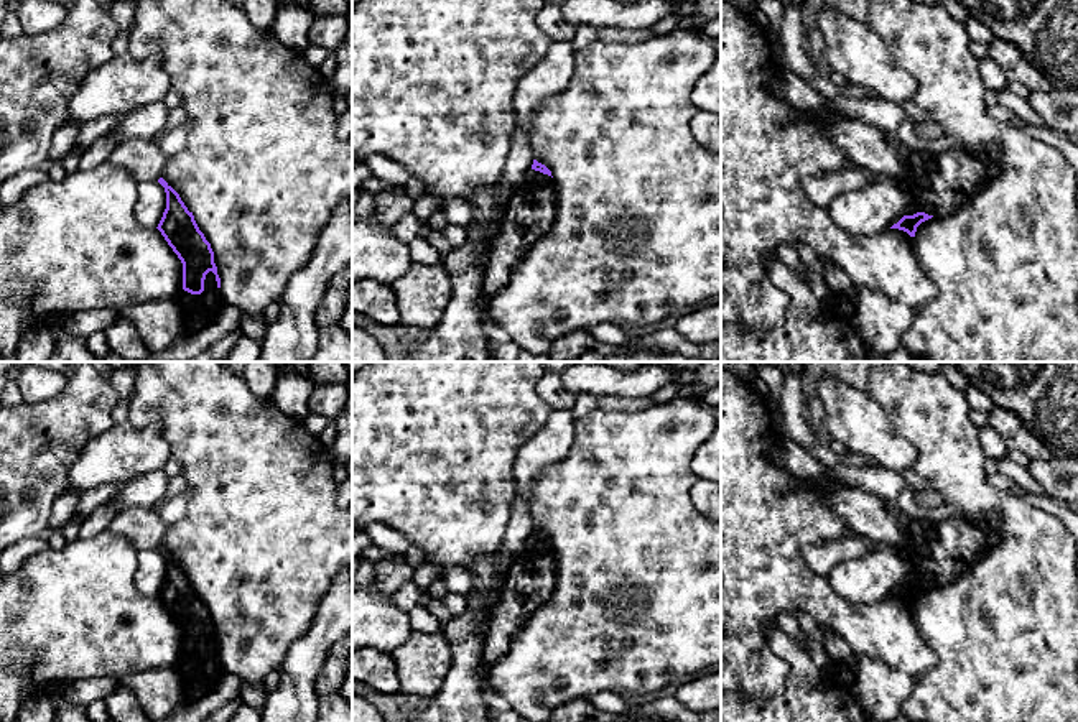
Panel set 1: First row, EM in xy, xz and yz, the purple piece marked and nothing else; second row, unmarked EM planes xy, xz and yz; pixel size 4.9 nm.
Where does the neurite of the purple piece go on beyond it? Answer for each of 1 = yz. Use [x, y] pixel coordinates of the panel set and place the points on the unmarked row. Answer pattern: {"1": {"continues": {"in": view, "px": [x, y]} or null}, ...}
{"1": {"continues": {"in": "yz", "px": [940, 551]}}}

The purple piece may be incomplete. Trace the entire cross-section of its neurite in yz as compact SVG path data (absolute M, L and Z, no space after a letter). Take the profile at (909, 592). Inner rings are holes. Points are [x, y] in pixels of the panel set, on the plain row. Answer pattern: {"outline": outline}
{"outline": "M912 520L910 539L897 548L917 572L917 582L904 584L890 597L899 597L915 605L917 595L936 584L950 584L969 571L979 556L997 541L996 528L981 521L966 520L928 521Z"}

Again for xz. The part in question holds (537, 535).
{"outline": "M533 528L532 536L527 539L523 549L513 559L504 577L499 600L489 620L489 633L484 643L481 668L486 679L489 668L509 651L513 635L520 630L525 620L551 597L556 581L555 569L556 562L551 539Z"}

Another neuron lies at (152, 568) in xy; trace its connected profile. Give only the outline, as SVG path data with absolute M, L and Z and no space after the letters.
M142 549L137 561L135 587L145 595L156 597L166 577L165 556L158 549Z

